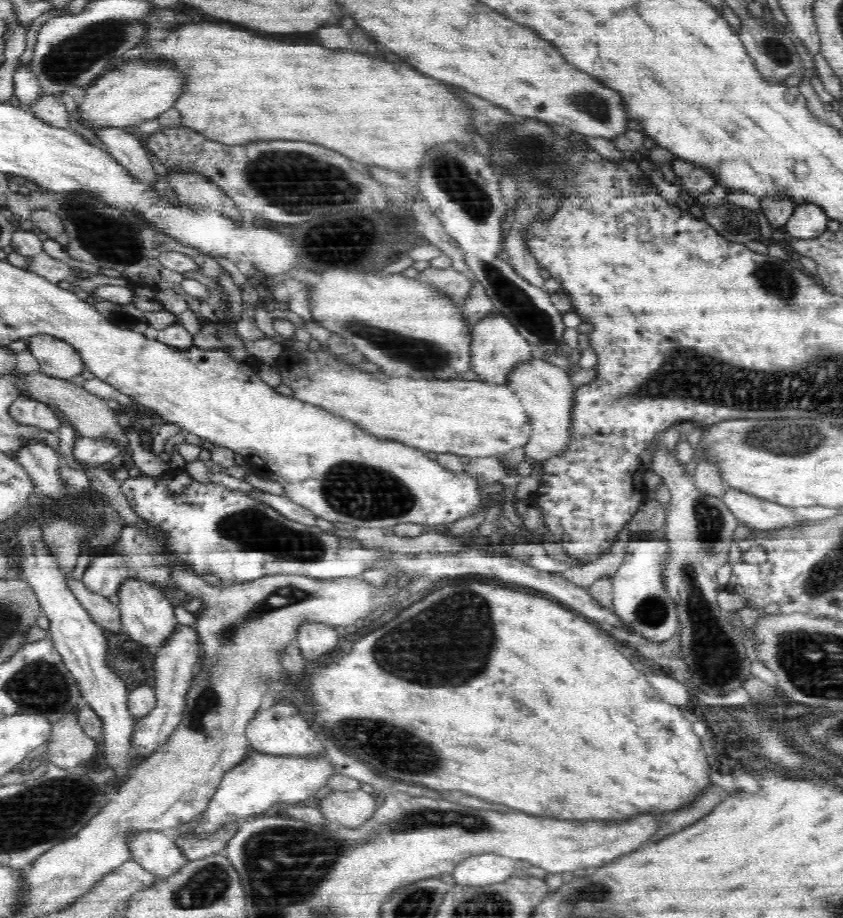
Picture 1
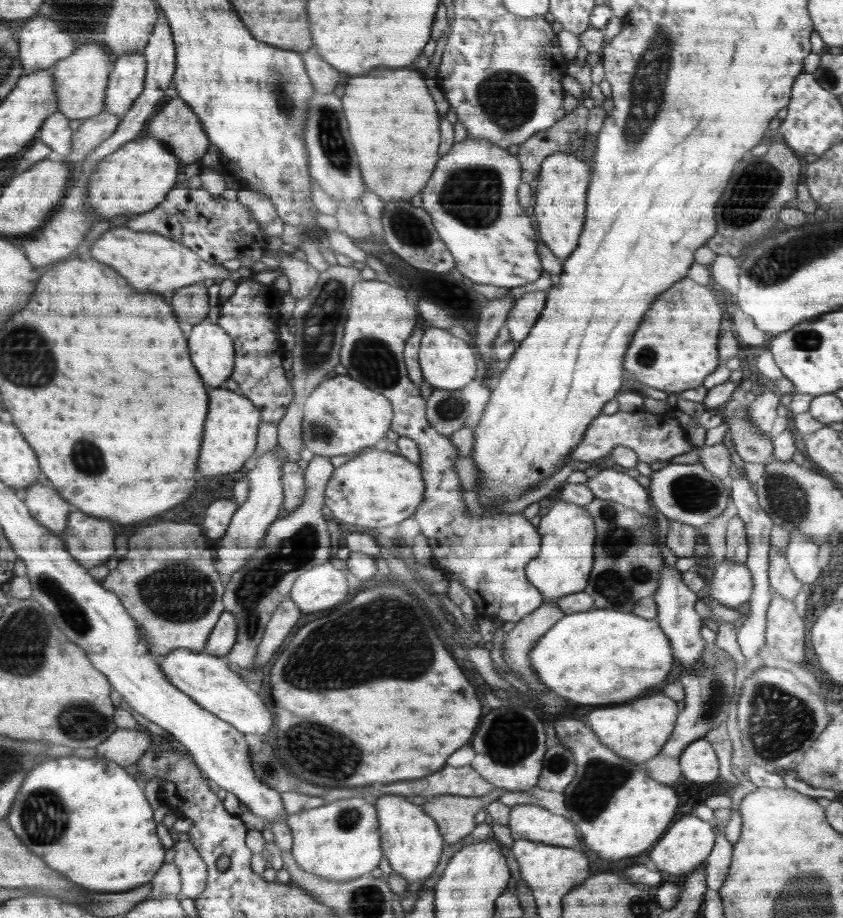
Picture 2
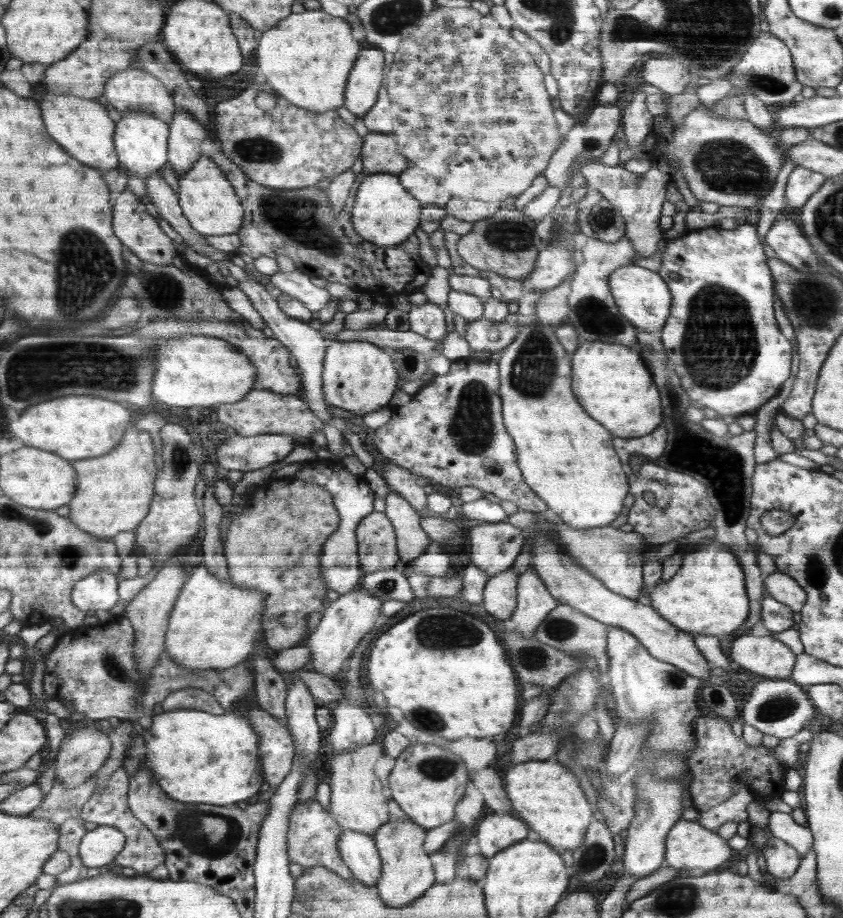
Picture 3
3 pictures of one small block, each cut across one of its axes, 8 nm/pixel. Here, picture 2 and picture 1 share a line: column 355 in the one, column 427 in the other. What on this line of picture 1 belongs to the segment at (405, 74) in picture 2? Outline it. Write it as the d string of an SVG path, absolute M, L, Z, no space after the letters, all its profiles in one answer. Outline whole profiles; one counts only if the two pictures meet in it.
M210 22L176 26L164 40L152 40L152 42L146 40L146 48L148 48L148 54L144 54L144 60L148 62L160 60L166 64L174 64L176 70L180 70L182 76L186 78L186 88L182 90L182 94L178 94L173 103L173 108L180 113L181 122L196 132L203 132L205 137L226 145L240 145L258 140L304 140L304 142L314 142L330 150L336 150L352 160L358 158L358 162L364 162L364 164L388 168L394 172L408 172L420 166L420 152L424 152L424 148L432 148L432 144L444 144L444 140L464 140L464 144L472 144L470 134L468 134L470 112L464 106L464 102L456 98L448 90L446 84L432 80L408 66L392 64L386 60L378 60L378 58L370 58L370 56L354 54L354 52L334 52L314 42L280 42L280 40L272 40L264 36L252 36L246 30L234 30L230 26L220 26L220 24L210 24Z

